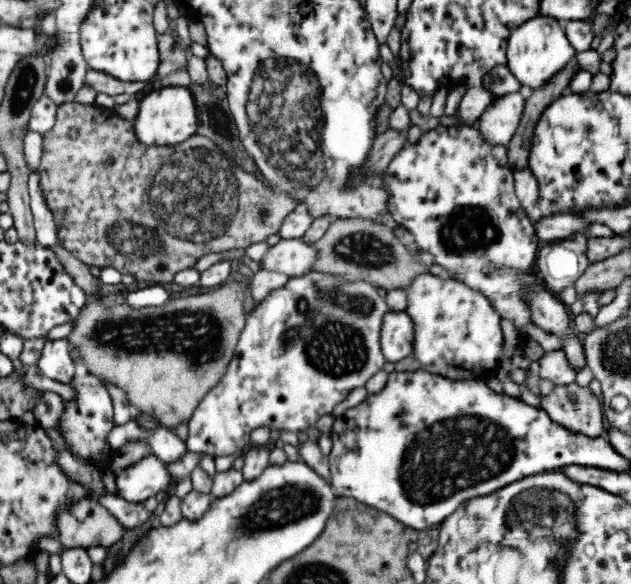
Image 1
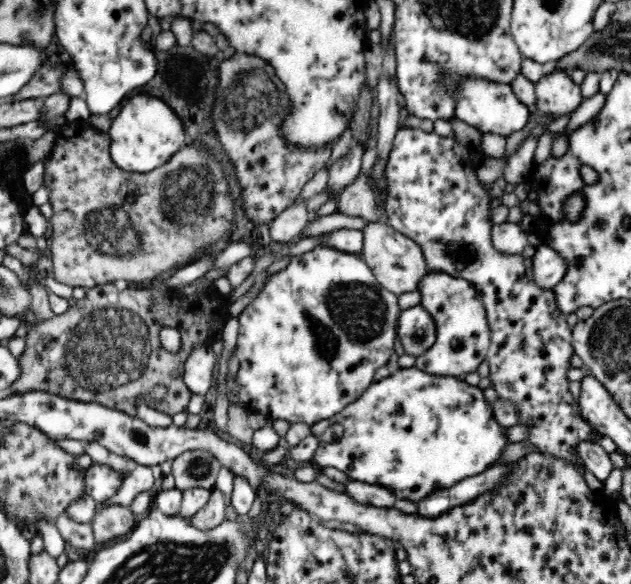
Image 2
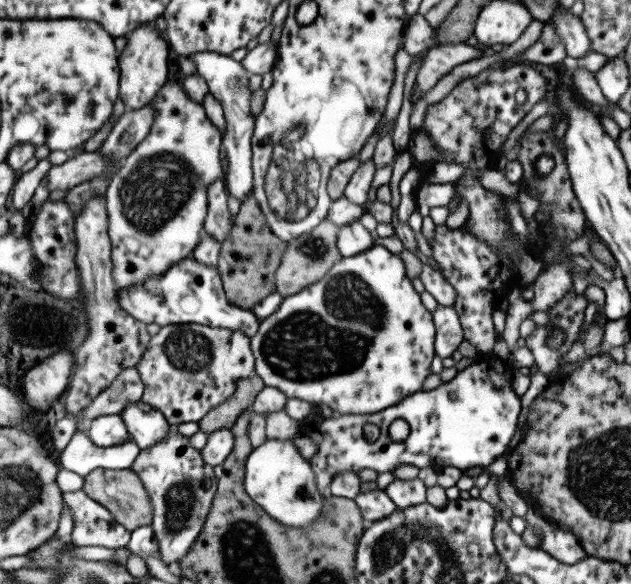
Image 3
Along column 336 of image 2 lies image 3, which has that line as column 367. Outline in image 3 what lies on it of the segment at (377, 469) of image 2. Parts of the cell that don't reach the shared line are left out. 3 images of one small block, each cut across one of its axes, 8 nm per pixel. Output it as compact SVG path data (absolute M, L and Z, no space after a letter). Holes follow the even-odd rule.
M484 356L436 388L414 392L377 414L334 413L331 418L324 418L315 411L311 412L302 419L298 433L306 435L317 445L317 452L307 461L315 475L318 493L327 493L327 485L339 471L356 474L361 469L369 469L383 473L392 472L401 464L411 464L417 469L429 467L435 473L447 466L463 472L464 469L491 464L506 453L521 409L519 396L511 388L512 371L505 360ZM397 419L409 425L409 434L403 442L393 442L387 436L389 424ZM365 424L373 424L379 429L379 438L375 442L365 440L362 434Z

